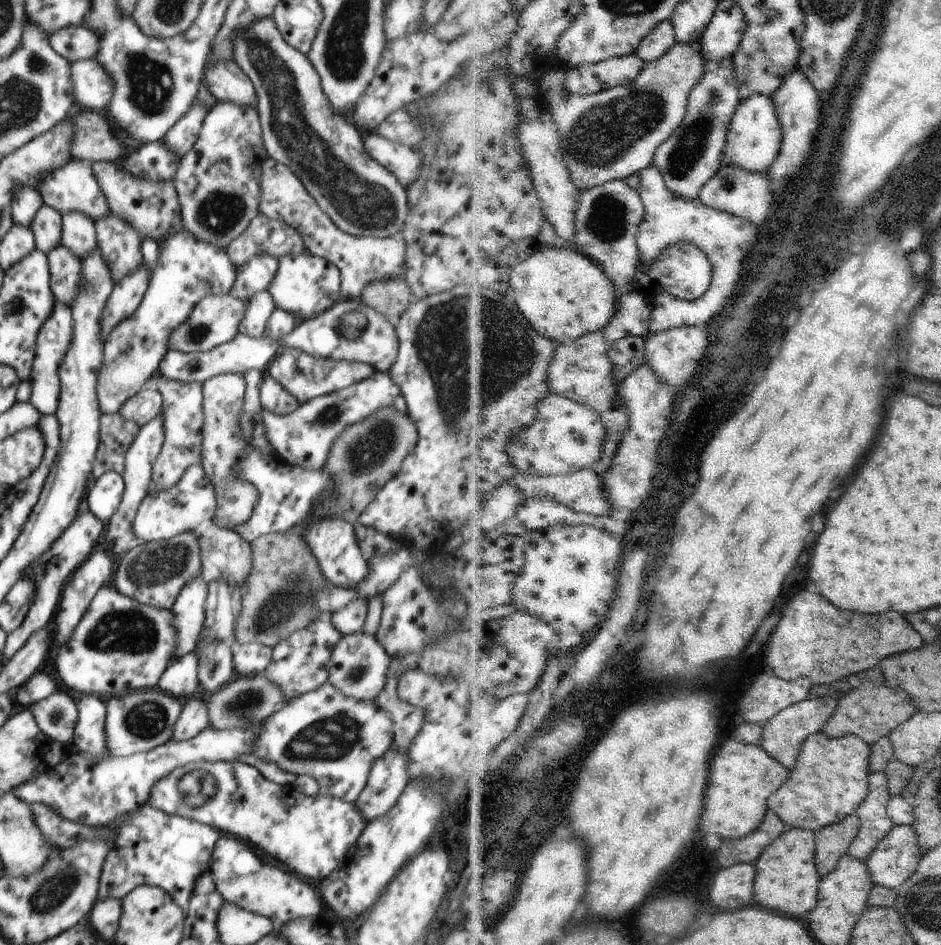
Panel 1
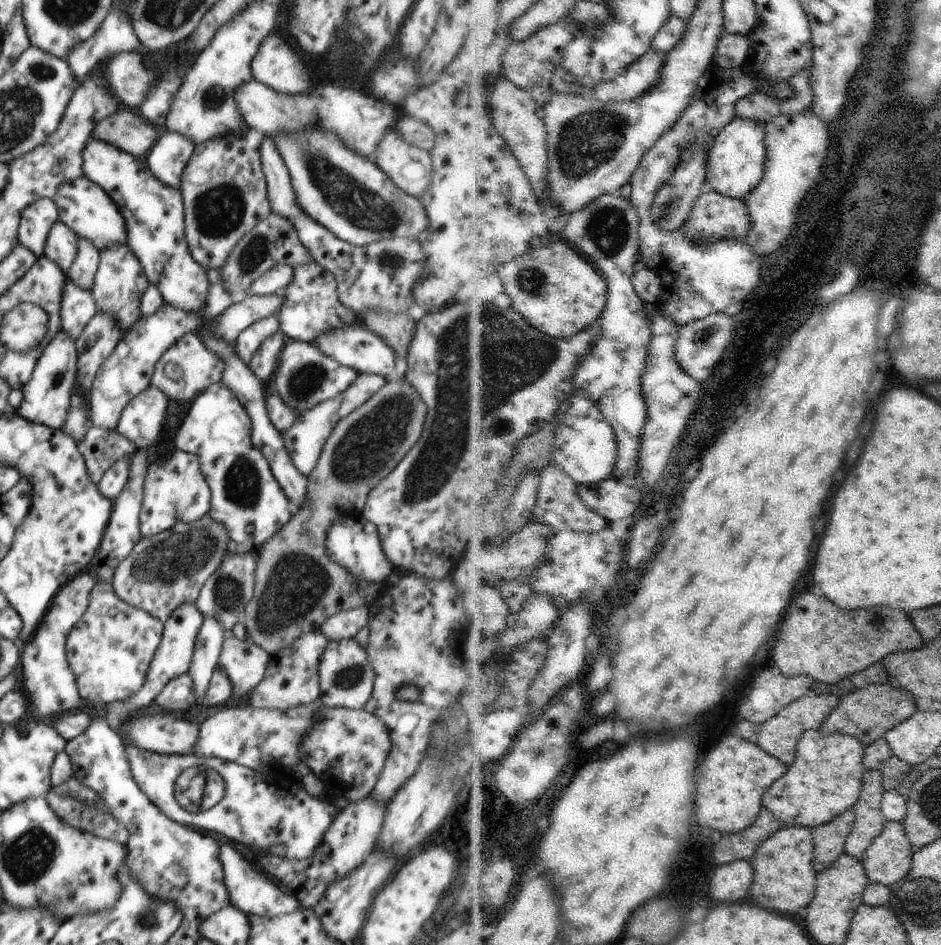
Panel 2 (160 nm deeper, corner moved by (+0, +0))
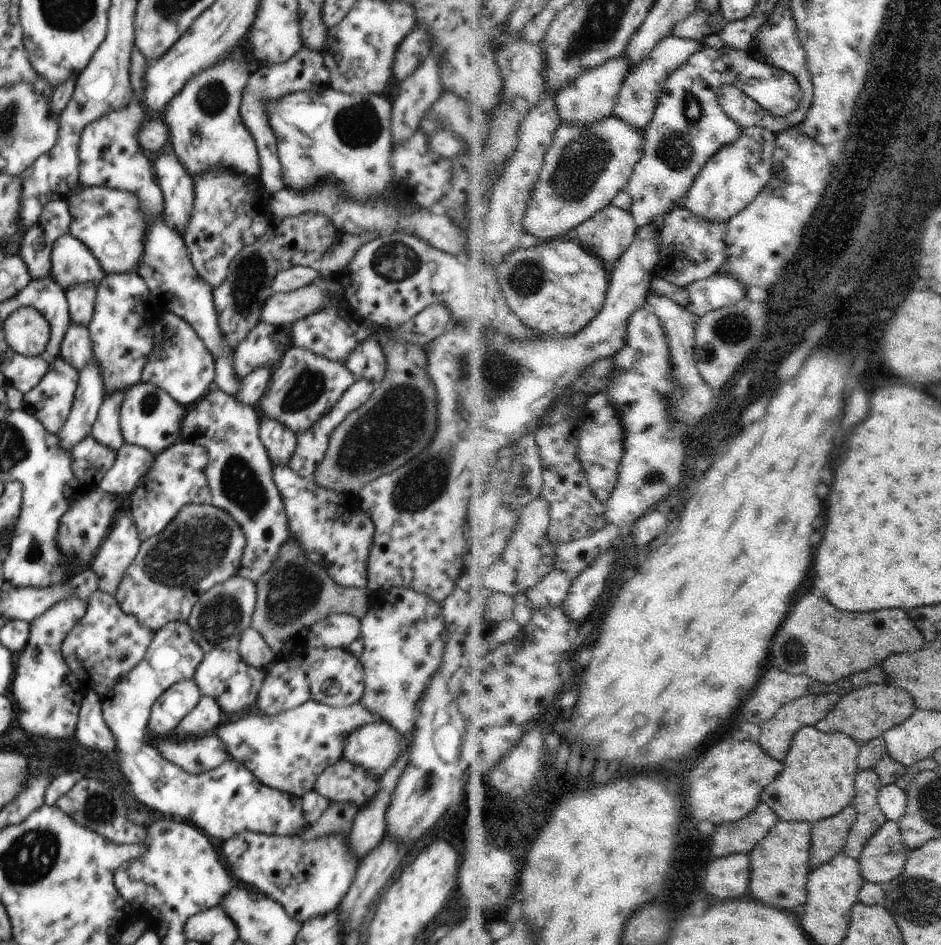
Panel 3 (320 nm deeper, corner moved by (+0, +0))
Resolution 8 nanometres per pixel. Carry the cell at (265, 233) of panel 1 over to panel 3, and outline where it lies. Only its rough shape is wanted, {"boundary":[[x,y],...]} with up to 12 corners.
{"boundary":[[326,216],[271,217],[213,289],[230,349],[261,322],[272,278],[320,260]]}

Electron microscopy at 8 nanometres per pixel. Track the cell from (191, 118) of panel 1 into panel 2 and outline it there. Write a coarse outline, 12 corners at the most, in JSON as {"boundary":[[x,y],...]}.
{"boundary":[[162,130],[145,162],[158,181],[180,192],[194,147]]}

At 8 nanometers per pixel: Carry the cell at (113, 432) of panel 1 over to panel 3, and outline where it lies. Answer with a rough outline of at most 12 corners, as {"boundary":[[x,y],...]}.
{"boundary":[[92,436],[72,448],[72,472],[97,487],[116,462]]}

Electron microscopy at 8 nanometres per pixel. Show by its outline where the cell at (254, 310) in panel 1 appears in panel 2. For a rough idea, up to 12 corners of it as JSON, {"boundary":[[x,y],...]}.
{"boundary":[[268,317],[245,328],[235,352],[251,363],[262,343],[281,332],[278,318]]}

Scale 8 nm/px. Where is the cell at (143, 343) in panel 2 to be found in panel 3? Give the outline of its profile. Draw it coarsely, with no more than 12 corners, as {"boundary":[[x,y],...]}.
{"boundary":[[128,388],[106,394],[91,436],[118,451],[120,410]]}

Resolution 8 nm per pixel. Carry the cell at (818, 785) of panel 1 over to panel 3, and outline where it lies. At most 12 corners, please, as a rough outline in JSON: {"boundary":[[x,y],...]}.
{"boundary":[[803,728],[765,790],[782,821],[817,823],[857,798],[862,744]]}

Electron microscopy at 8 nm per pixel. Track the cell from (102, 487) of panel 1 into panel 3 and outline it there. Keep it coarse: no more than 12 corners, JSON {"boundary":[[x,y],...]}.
{"boundary":[[125,443],[98,485],[116,498],[132,493],[154,462]]}

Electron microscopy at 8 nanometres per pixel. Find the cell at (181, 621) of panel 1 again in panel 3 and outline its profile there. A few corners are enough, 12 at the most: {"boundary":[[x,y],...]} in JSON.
{"boundary":[[187,622],[154,632],[100,695],[140,802],[212,838],[299,836],[300,797],[231,758],[190,775],[148,744],[154,702],[204,656]]}

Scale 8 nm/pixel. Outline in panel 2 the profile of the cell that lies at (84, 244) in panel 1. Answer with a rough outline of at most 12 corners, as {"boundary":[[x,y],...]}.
{"boundary":[[79,238],[67,278],[90,291],[99,267],[99,250]]}

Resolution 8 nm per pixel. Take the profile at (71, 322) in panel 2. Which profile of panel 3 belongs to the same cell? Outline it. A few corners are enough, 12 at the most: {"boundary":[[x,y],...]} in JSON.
{"boundary":[[70,322],[61,356],[82,370],[93,360],[88,326]]}

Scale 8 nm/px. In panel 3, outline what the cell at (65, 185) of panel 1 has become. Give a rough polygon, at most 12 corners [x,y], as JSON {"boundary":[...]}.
{"boundary":[[80,185],[69,234],[108,273],[137,272],[146,218],[126,190]]}

